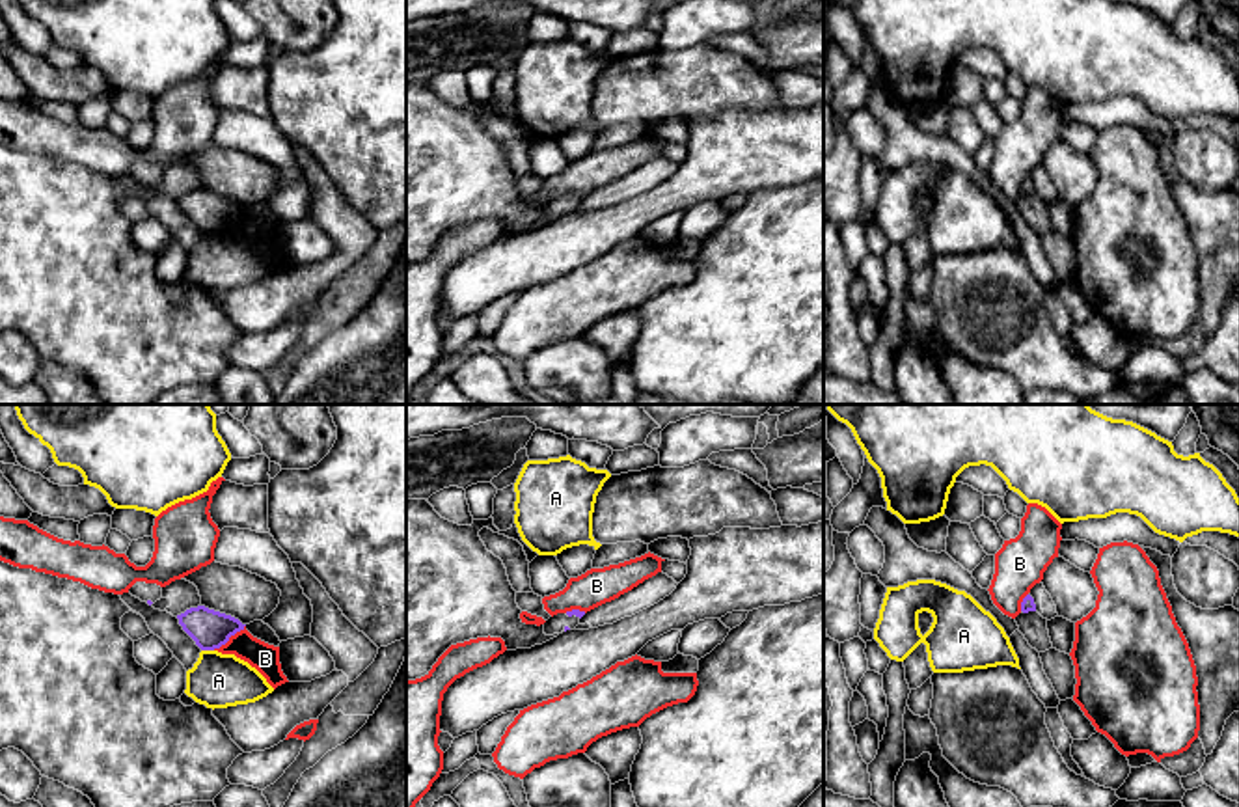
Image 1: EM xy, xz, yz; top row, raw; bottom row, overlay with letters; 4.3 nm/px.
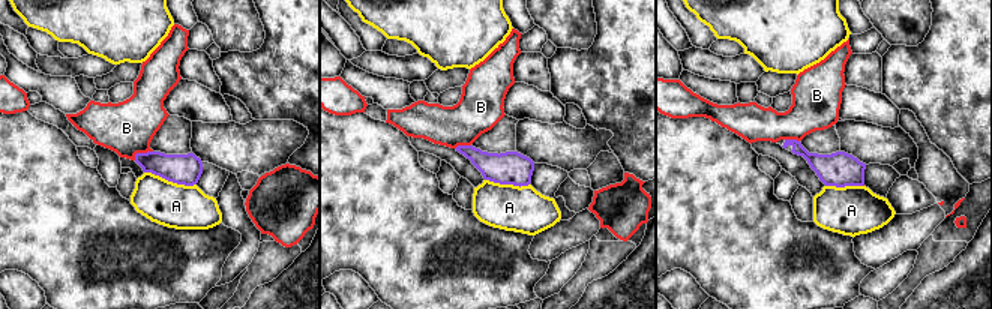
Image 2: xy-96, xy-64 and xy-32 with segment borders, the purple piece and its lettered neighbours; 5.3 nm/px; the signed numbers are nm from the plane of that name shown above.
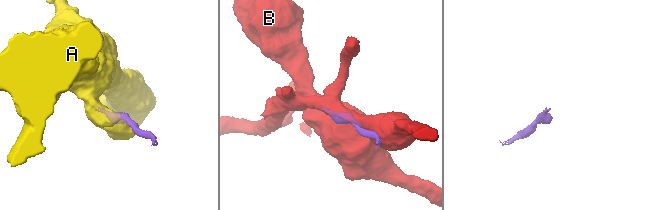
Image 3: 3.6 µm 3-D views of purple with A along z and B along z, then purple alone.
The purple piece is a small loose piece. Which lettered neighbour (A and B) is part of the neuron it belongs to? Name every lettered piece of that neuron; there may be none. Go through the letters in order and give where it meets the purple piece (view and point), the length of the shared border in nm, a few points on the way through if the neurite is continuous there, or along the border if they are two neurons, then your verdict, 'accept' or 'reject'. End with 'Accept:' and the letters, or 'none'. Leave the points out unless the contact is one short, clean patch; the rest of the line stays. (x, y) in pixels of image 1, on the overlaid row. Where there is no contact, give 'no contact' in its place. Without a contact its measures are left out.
A: xy (207, 649) | 60 nm | along xy (202, 649), (213, 651) | reject
B: xy (228, 640) | 180 nm | reject
Accept: none

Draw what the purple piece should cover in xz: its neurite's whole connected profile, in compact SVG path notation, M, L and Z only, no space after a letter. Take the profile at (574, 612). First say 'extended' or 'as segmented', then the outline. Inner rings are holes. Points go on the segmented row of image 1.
extended | M579 609L557 613L544 622L544 634L553 636L553 634L561 634L566 630L574 630L579 624L579 619L583 615L585 615L585 611L579 611Z

